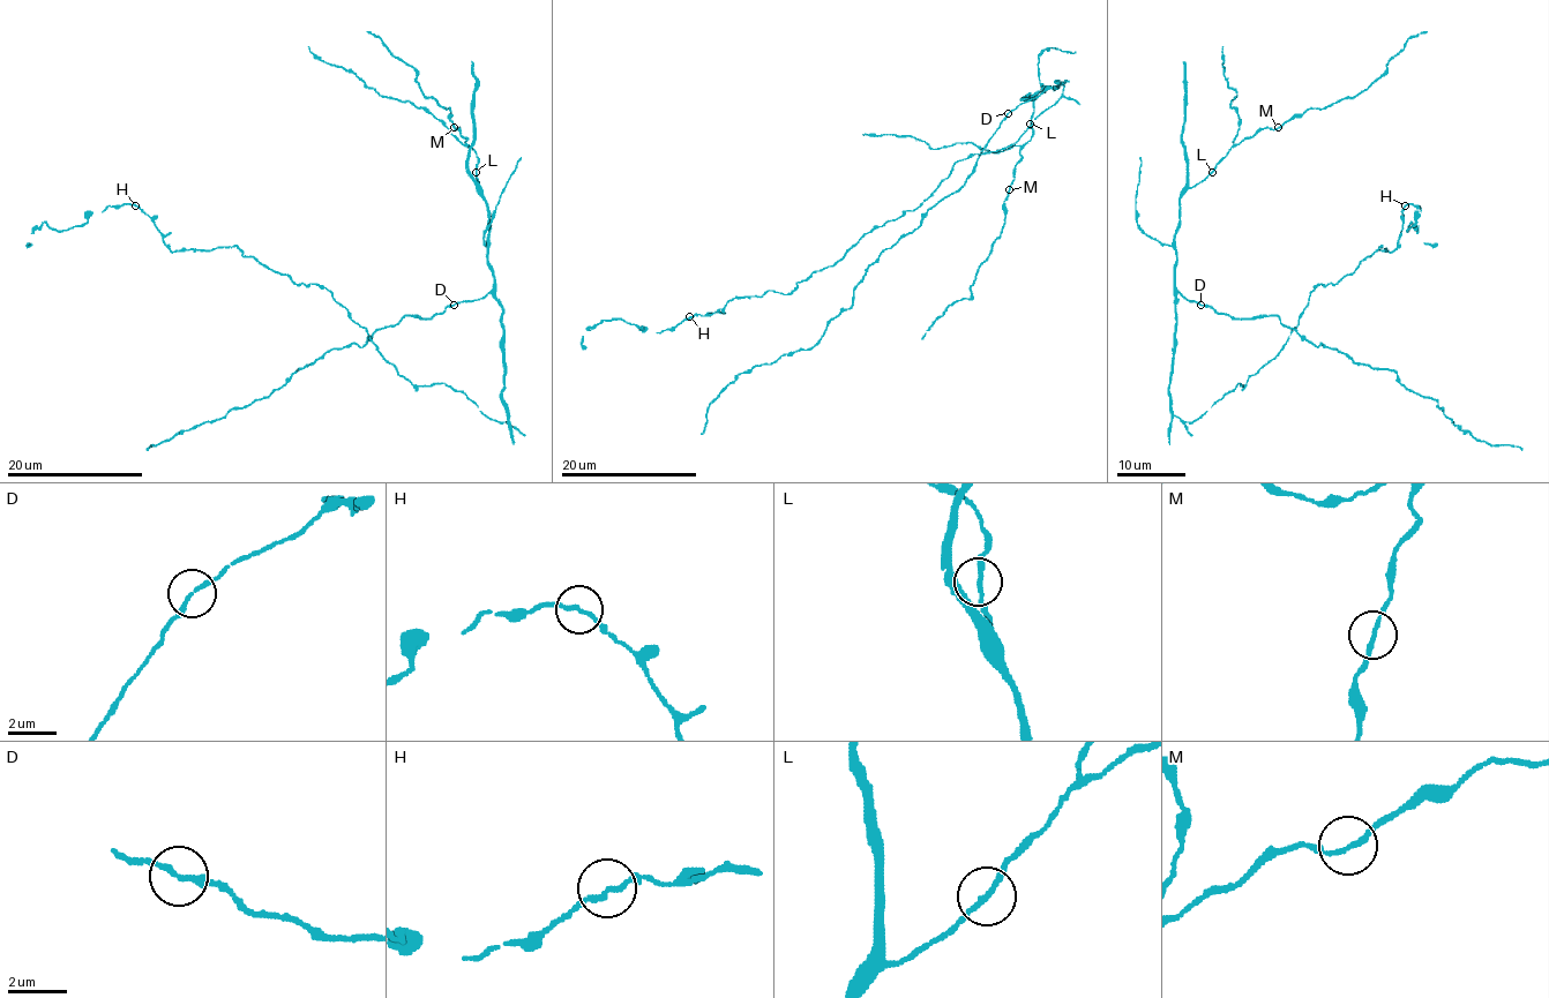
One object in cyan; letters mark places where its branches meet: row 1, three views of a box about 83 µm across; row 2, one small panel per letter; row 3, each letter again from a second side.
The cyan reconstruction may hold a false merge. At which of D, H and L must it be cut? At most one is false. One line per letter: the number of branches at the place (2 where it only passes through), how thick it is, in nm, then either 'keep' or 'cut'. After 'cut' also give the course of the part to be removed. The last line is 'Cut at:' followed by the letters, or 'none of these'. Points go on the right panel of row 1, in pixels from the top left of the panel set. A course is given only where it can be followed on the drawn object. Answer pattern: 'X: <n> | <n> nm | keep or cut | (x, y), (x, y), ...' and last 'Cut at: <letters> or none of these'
D: 2 | 180 nm | keep
H: 2 | 160 nm | keep
L: 2 | 170 nm | keep
Cut at: none of these

